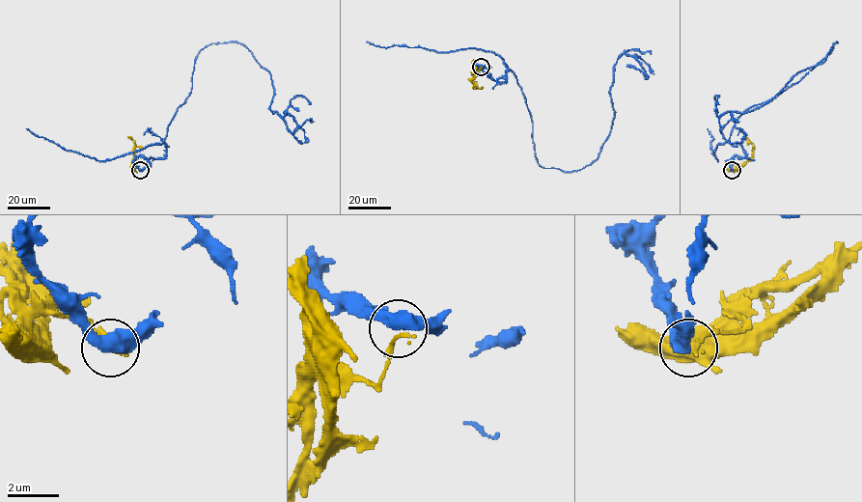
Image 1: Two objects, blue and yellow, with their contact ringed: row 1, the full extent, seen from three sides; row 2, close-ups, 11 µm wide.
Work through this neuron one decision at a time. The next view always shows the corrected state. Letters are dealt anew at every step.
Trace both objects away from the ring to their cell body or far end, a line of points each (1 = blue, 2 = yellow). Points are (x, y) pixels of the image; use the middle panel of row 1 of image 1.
1: (481, 67), (514, 73), (538, 163), (565, 172), (609, 134), (617, 58), (647, 76), (626, 65)
2: (481, 67), (472, 80), (475, 88), (467, 79)

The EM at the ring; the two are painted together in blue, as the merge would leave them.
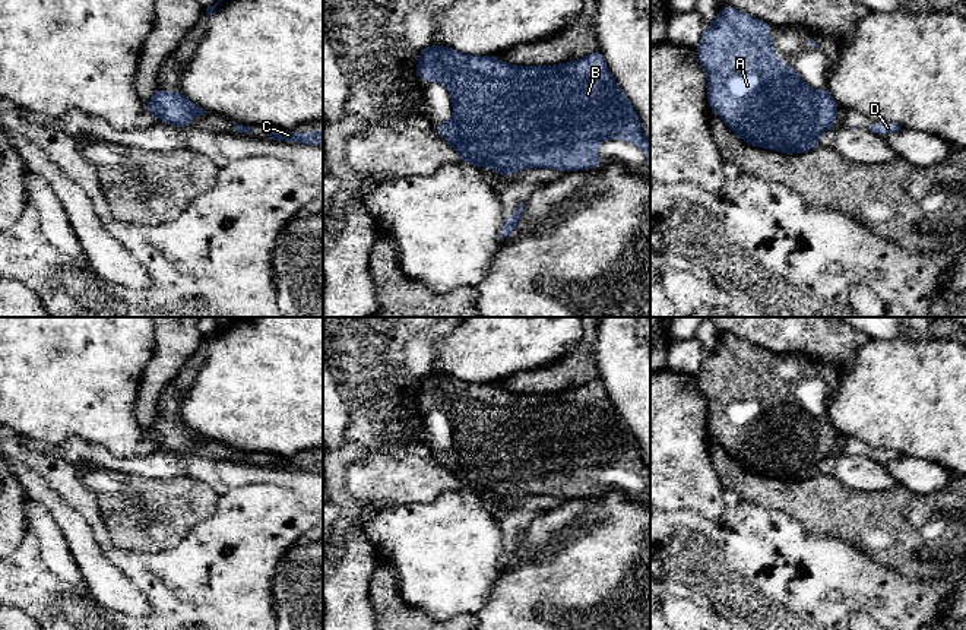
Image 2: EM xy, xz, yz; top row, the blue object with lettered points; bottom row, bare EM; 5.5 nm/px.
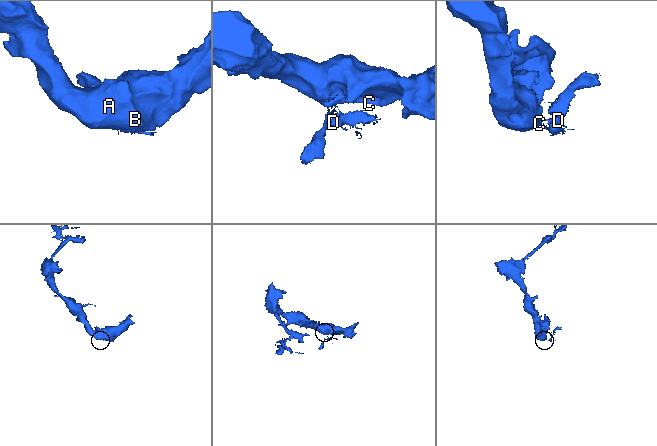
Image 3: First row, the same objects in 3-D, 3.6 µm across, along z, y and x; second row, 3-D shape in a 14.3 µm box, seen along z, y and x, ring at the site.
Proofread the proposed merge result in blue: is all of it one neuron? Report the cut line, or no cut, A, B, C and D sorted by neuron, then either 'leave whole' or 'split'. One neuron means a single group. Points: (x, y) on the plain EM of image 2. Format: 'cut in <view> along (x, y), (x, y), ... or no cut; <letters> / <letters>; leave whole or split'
no cut; A B C D; leave whole

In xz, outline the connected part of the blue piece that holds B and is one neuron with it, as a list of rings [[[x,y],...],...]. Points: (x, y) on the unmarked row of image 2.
[[[430,373],[419,379],[417,403],[421,409],[440,409],[450,418],[453,446],[434,456],[465,491],[491,496],[506,506],[526,496],[592,497],[604,493],[598,474],[620,465],[647,481],[650,506],[650,466],[599,377],[561,392],[528,395],[504,390],[497,383],[471,383]]]

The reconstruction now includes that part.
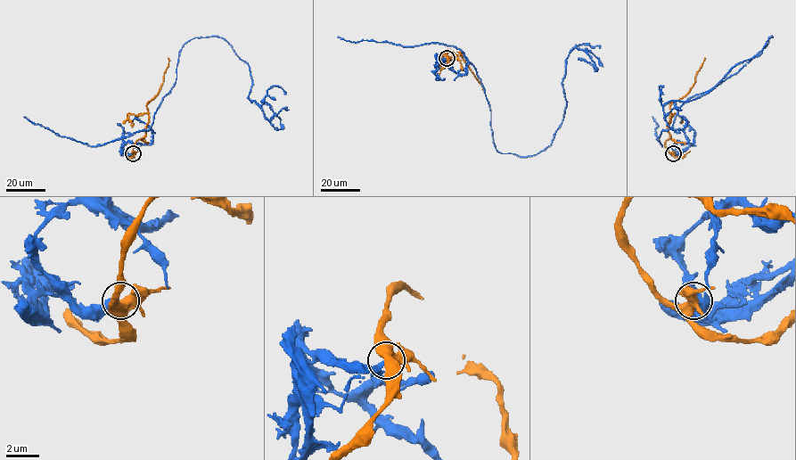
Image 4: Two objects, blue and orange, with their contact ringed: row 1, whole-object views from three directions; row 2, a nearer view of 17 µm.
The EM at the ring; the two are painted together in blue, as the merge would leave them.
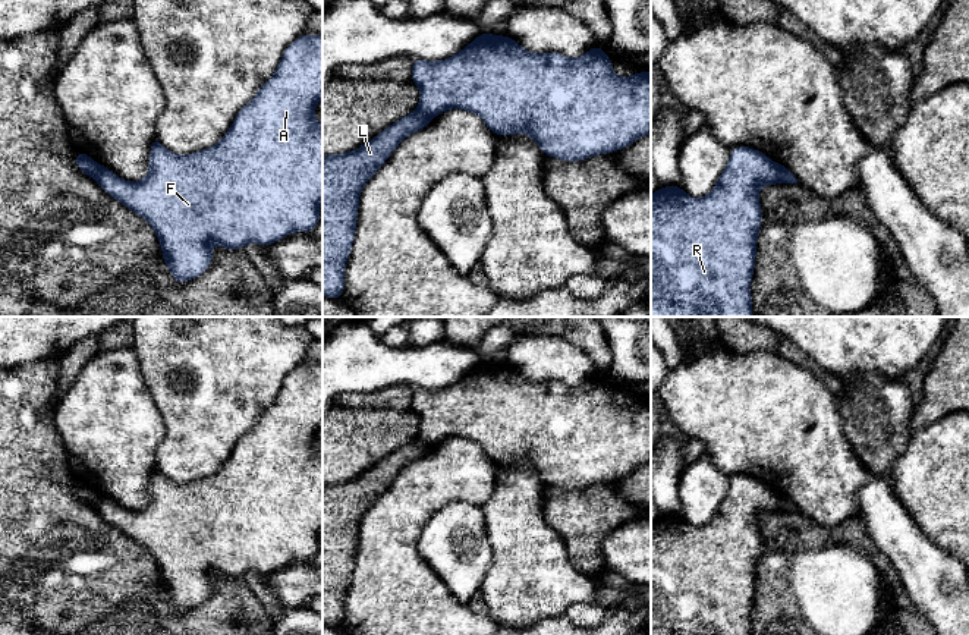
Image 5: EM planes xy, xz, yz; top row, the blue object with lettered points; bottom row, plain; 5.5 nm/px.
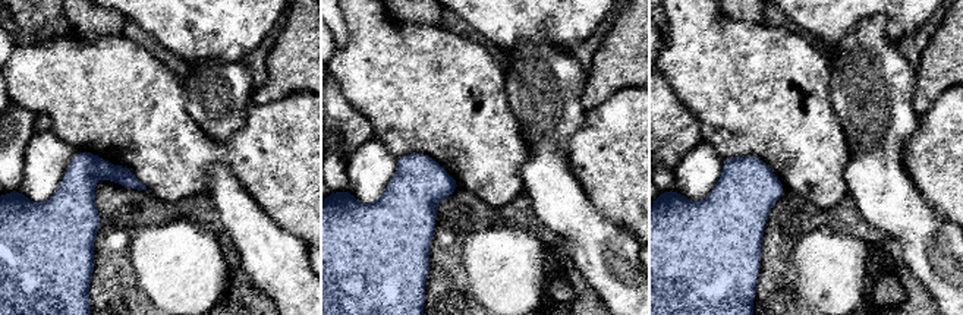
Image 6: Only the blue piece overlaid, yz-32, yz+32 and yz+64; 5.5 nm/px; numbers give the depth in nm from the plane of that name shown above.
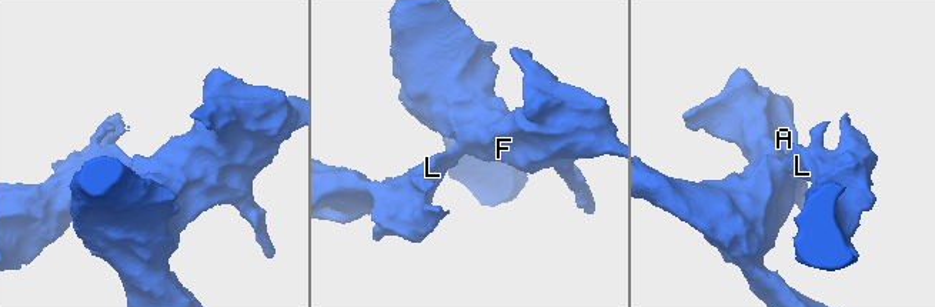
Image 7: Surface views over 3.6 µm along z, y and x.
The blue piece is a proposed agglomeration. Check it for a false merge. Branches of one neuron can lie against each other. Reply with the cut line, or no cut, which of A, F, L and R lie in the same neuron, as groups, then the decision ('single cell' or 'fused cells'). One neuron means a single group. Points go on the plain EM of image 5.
cut in yz along (774, 492), (780, 511); A F R / L; fused cells

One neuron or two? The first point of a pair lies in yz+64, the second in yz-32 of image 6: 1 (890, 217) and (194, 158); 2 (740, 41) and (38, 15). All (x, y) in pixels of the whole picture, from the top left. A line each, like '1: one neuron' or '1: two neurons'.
1: two neurons
2: two neurons

